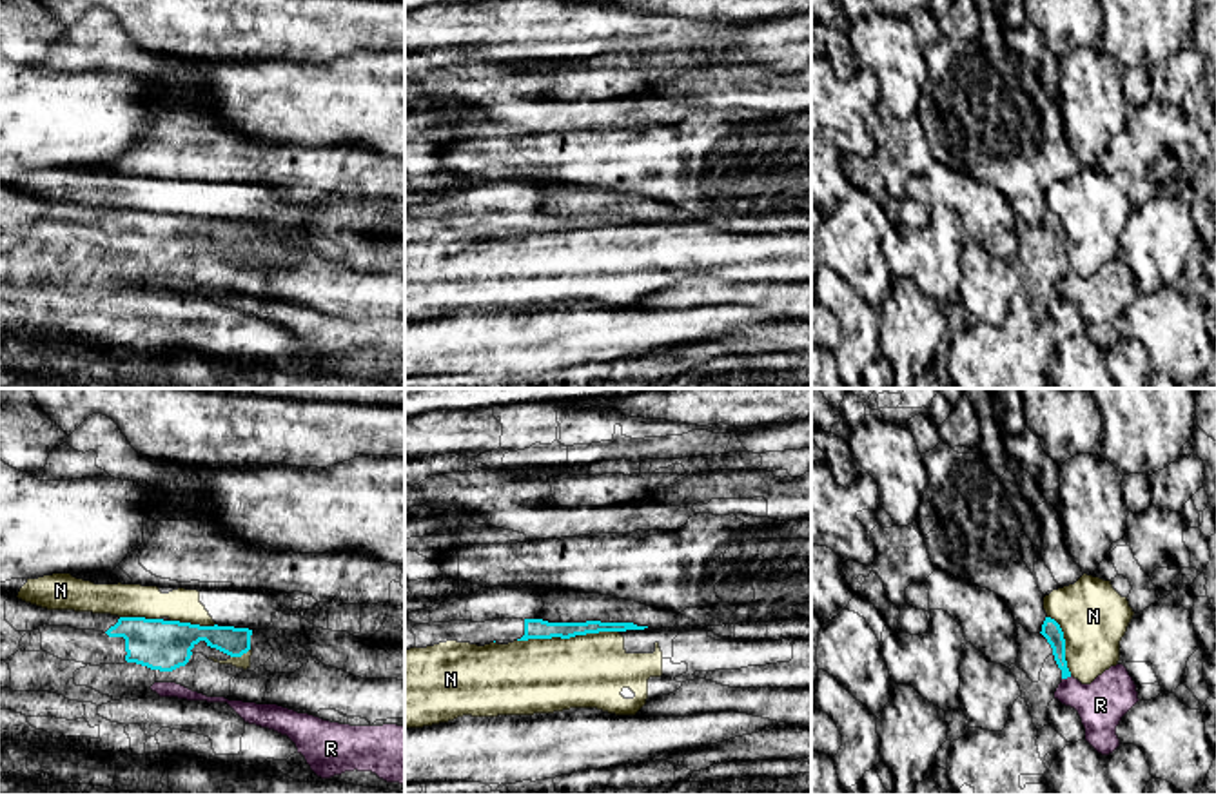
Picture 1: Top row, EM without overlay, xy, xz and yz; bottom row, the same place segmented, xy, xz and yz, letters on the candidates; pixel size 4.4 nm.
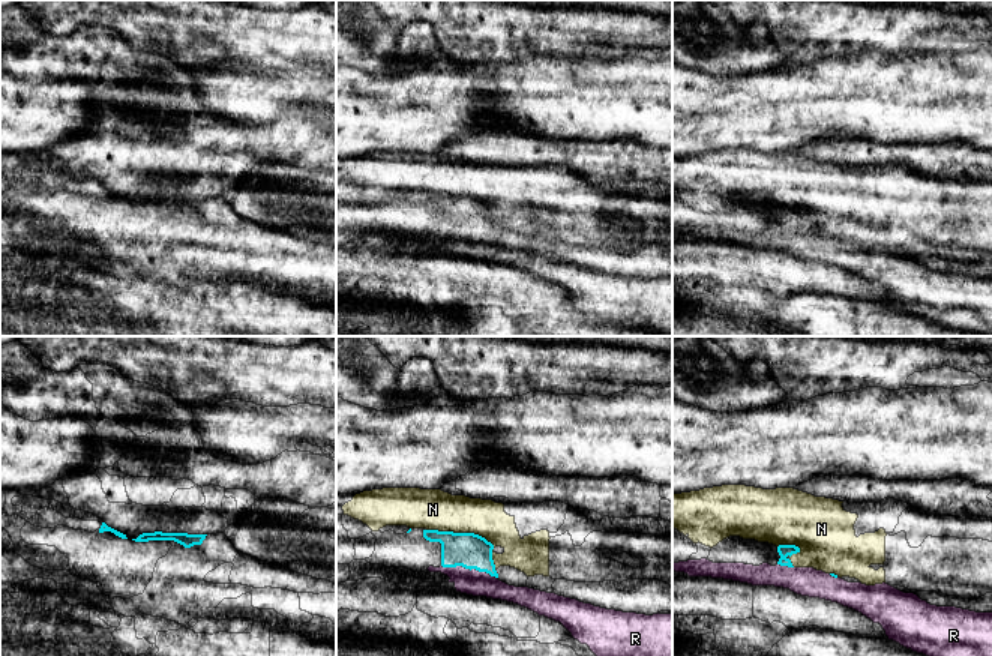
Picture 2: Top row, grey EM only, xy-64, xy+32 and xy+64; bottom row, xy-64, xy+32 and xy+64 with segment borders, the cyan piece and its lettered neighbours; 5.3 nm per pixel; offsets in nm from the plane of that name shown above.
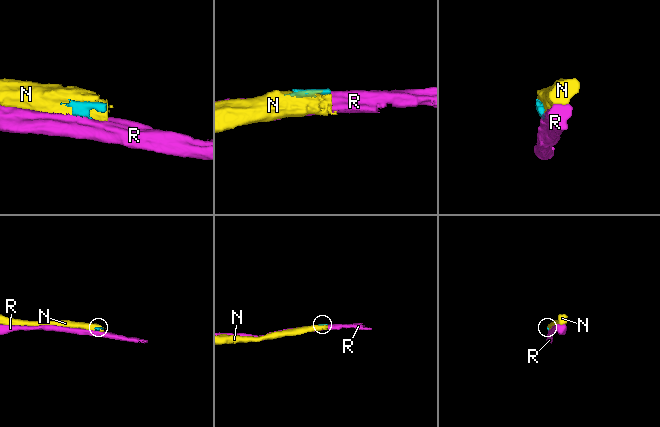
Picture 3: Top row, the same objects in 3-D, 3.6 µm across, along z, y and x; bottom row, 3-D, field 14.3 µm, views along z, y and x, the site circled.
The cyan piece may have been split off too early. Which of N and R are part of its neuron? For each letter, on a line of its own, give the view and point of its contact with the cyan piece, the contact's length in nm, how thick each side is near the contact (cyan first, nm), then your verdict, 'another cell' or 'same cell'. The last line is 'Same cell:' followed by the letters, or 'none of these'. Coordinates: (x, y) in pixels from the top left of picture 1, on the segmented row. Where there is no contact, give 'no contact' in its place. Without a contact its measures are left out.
N: contact yz (1064, 645); length 280 nm; calibres 90 and 300 nm; another cell
R: contact yz (1066, 677); length 50 nm; calibres 90 and 220 nm; another cell
Same cell: none of these

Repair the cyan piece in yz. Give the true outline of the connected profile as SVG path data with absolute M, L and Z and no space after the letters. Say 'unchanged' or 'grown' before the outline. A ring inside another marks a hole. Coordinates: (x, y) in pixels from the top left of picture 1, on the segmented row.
unchanged; M1045 617L1040 633L1047 639L1047 643L1053 648L1054 661L1058 668L1062 670L1062 679L1071 677L1067 661L1065 661L1065 639L1064 639L1064 632L1060 624L1054 619Z

